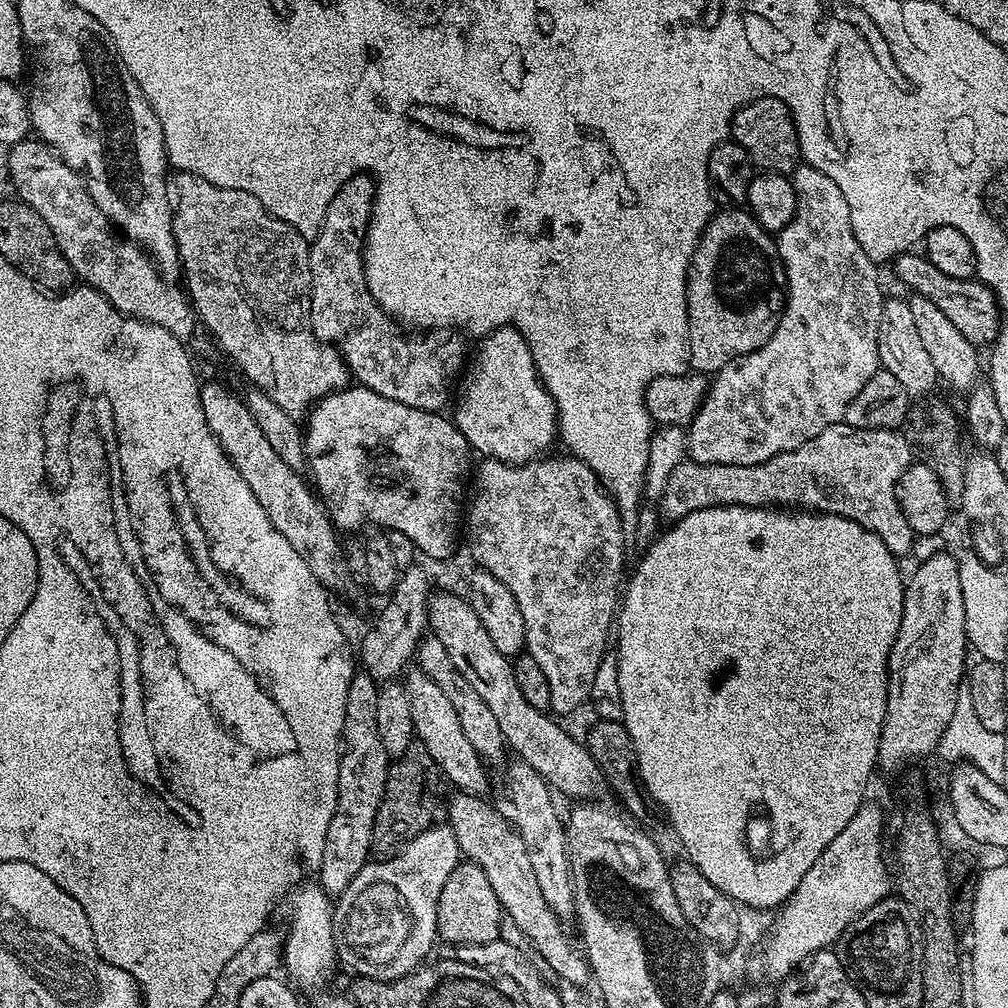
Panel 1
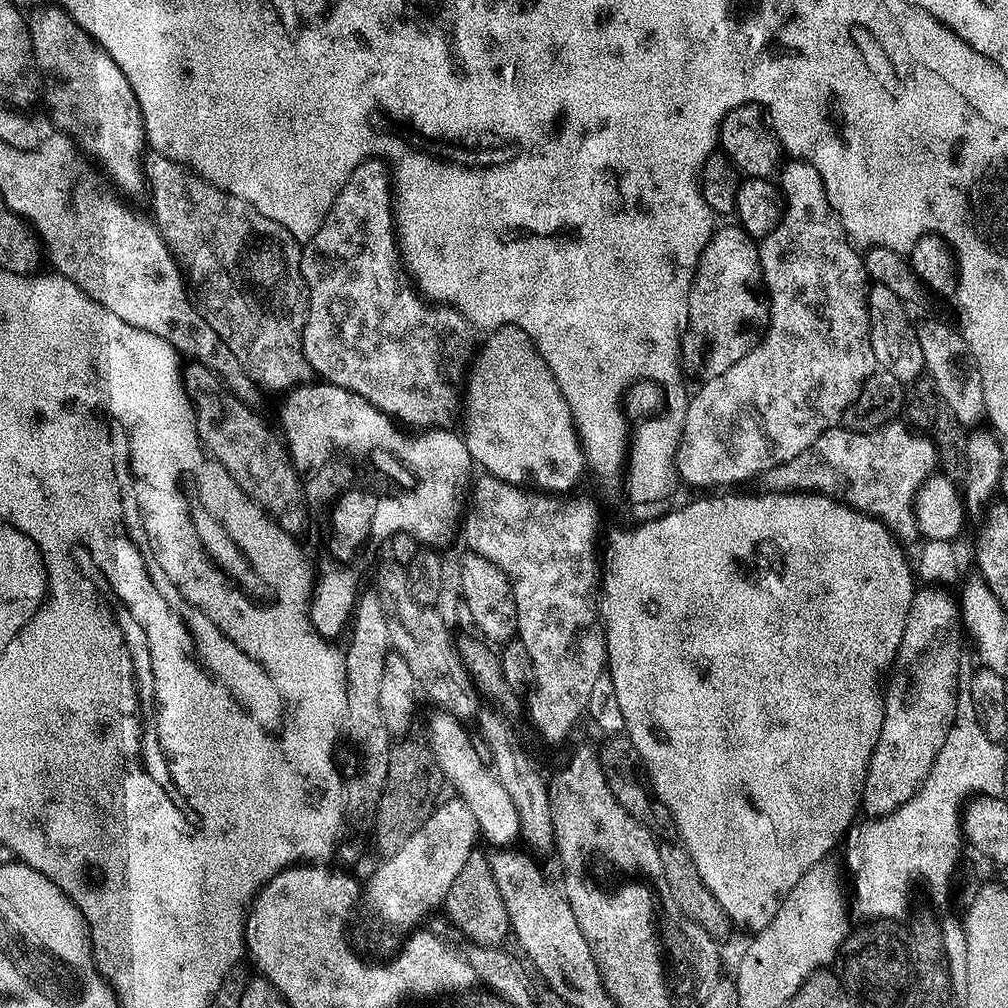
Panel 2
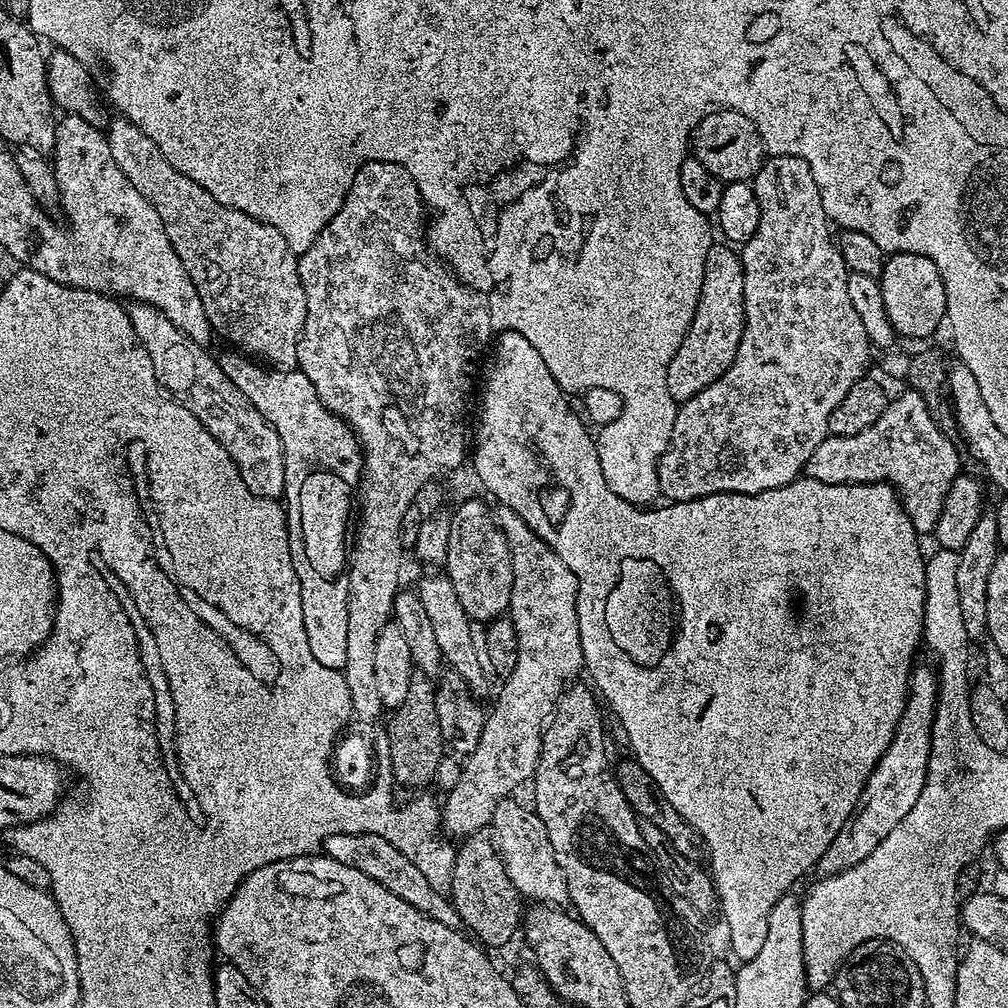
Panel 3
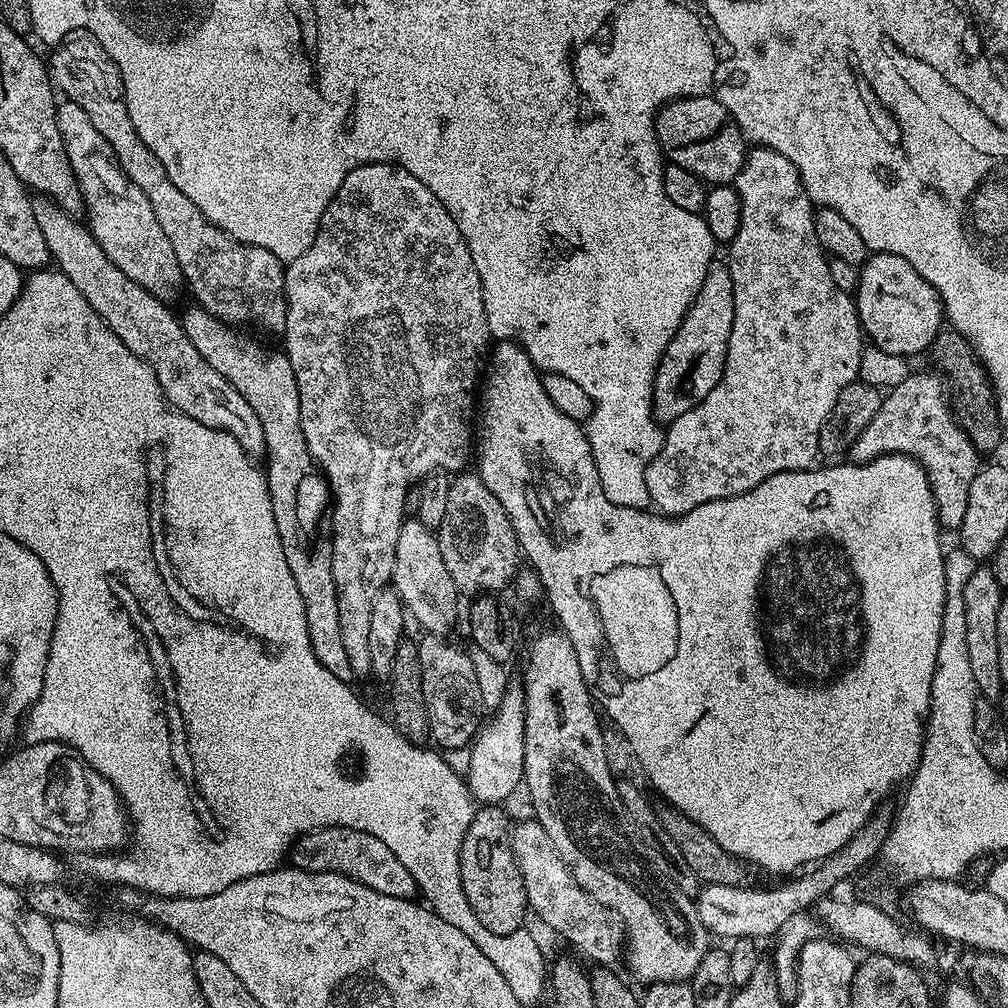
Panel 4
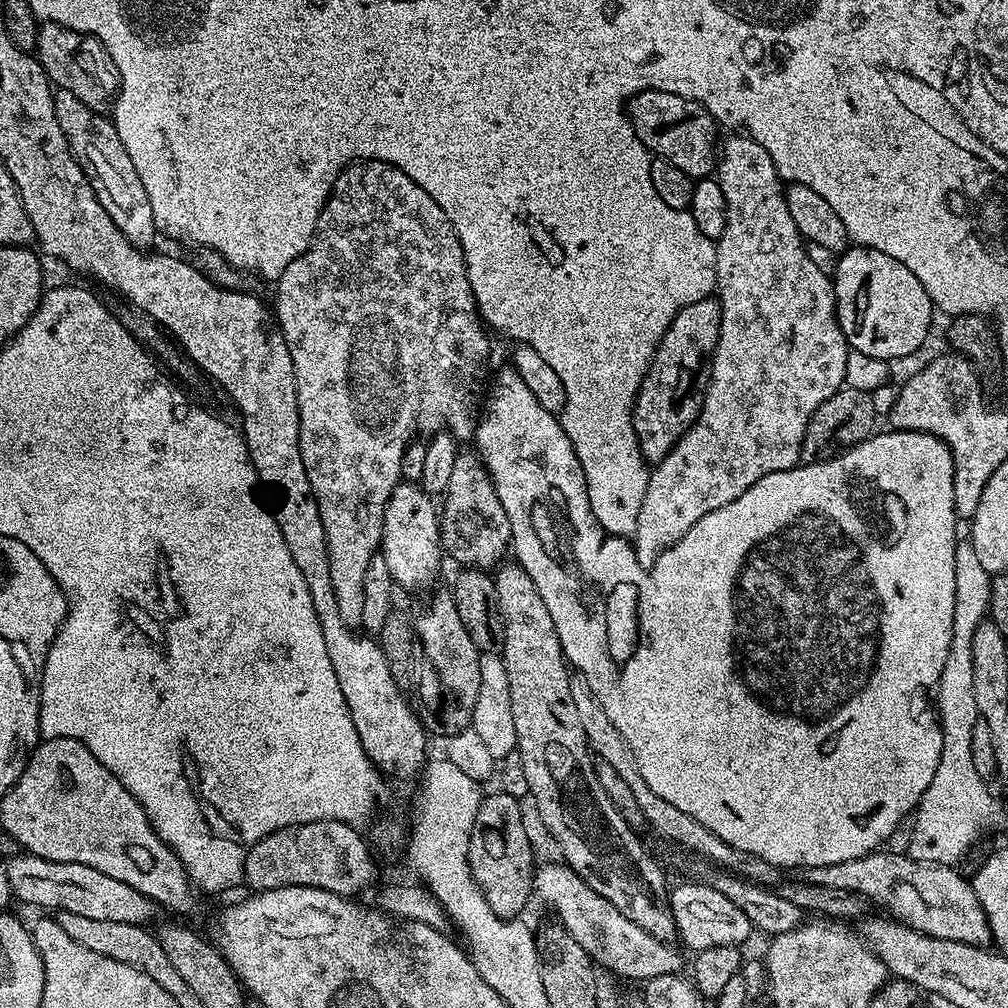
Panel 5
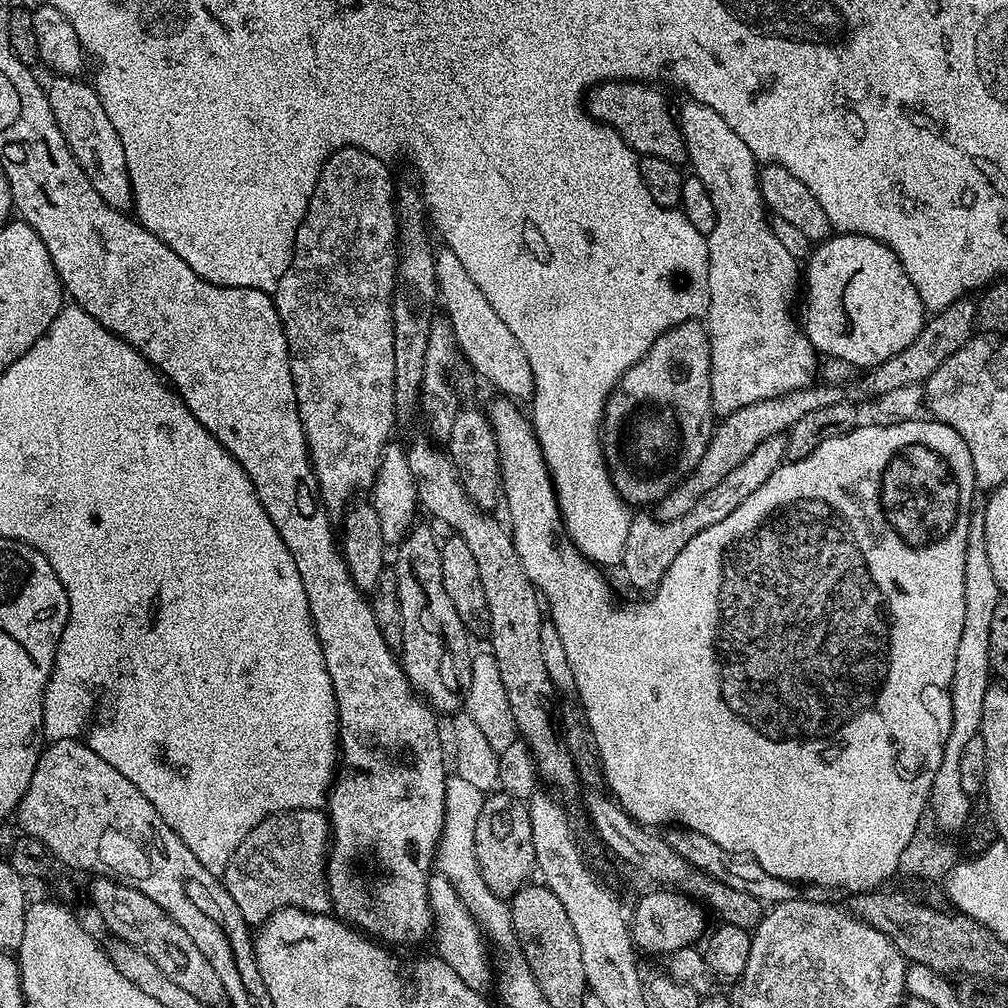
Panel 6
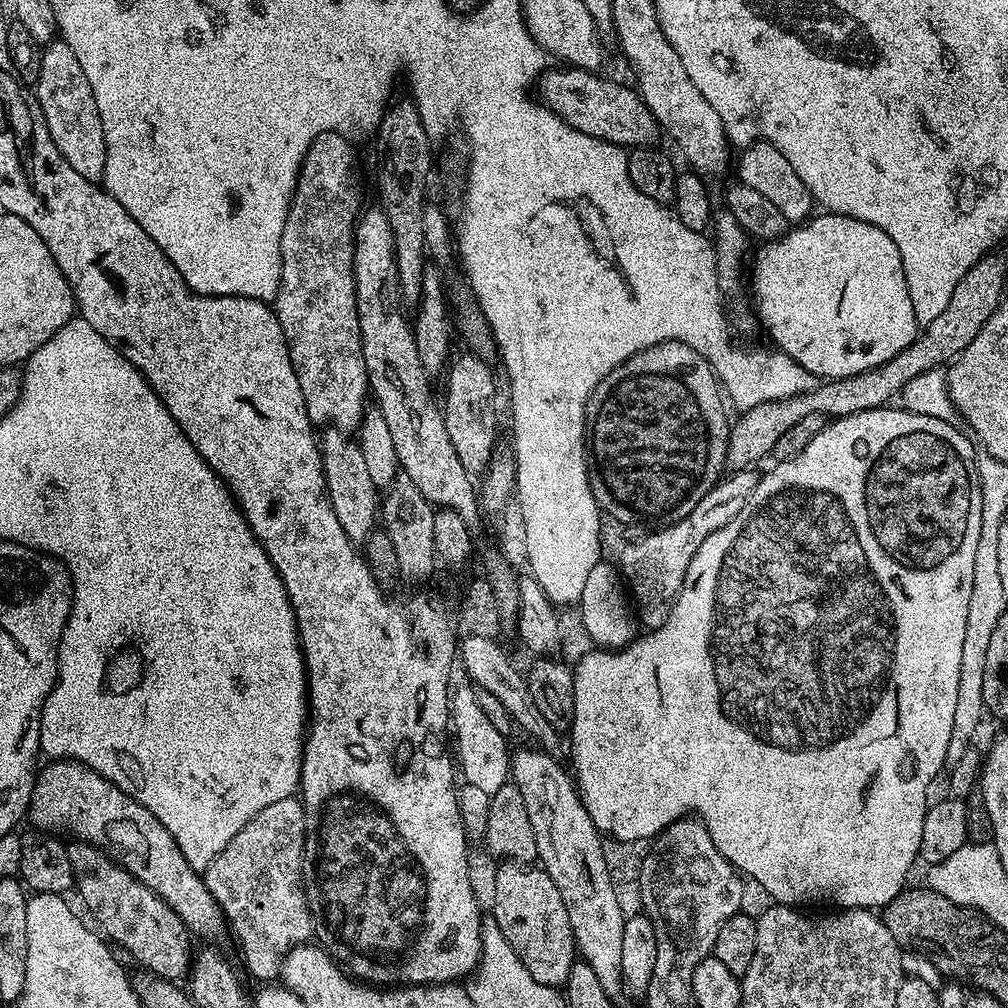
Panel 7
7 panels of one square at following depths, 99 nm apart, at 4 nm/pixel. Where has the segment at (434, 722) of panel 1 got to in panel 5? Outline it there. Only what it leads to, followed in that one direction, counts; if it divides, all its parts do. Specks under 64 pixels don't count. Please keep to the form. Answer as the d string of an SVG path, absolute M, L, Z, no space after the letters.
M541 863L536 869L534 896L541 900L555 919L570 934L574 934L574 942L586 950L586 954L601 969L609 968L616 976L624 980L648 980L644 982L660 982L663 976L672 976L680 967L685 967L686 960L680 957L679 947L671 948L671 943L654 938L638 922L630 922L626 914L622 914L606 898L602 898L579 874L567 864Z

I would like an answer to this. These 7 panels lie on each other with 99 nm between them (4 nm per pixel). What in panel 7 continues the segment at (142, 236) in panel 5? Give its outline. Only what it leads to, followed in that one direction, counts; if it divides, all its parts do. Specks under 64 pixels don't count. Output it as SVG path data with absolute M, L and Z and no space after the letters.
M57 38L40 54L40 77L34 85L34 95L40 104L54 146L82 174L93 182L103 181L106 166L106 138L102 134L102 118L98 118L98 102L90 82L82 70L82 62L74 58L74 50Z

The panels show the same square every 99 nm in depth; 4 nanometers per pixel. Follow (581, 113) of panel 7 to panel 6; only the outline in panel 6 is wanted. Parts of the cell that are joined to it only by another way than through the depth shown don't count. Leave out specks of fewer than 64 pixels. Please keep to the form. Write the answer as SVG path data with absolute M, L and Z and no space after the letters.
M636 78L607 80L587 93L586 111L596 120L609 124L624 139L624 143L632 147L633 153L666 158L672 164L683 165L686 160L684 139L674 108L668 105L667 98L658 89L652 87L656 86Z

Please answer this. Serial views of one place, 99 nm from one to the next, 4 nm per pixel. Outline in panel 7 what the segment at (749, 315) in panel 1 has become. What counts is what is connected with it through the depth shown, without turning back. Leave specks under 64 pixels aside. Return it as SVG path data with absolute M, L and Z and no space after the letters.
M671 340L670 342L655 344L638 354L632 355L628 360L619 361L614 371L606 374L606 378L602 378L602 382L598 382L593 387L584 415L586 440L590 445L591 455L592 452L596 455L596 464L600 467L600 480L604 483L596 482L592 486L592 493L596 496L596 503L600 505L601 513L605 517L613 516L618 522L617 525L620 526L653 522L652 520L658 519L659 516L664 519L664 522L675 522L686 518L686 514L690 514L690 510L694 510L694 506L698 506L698 502L702 502L706 498L710 489L715 484L720 483L726 470L730 417L728 418L727 414L724 413L724 404L726 408L726 400L722 395L721 385L712 372L712 367L706 362L706 358L702 358L702 354L698 354L698 350L694 350L682 342Z

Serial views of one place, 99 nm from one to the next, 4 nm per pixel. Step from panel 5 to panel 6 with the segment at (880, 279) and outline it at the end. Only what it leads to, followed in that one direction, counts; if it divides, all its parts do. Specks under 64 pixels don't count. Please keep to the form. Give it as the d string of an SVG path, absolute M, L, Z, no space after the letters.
M856 232L833 234L813 247L812 255L806 261L806 287L802 292L802 304L803 300L802 327L817 353L850 362L858 370L874 369L906 350L906 346L918 338L926 319L922 298L918 298L918 290L914 290L914 282L906 274L894 250Z

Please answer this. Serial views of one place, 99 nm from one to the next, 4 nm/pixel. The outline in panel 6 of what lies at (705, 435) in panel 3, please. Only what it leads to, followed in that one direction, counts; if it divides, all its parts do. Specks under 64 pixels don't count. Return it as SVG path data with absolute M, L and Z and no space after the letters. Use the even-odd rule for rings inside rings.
M691 98L685 99L685 101L685 104L678 108L678 123L680 133L684 139L686 160L689 165L692 163L691 171L700 179L702 186L706 186L706 191L714 202L714 214L716 215L714 230L710 230L710 234L706 238L706 301L708 304L706 327L708 330L708 341L710 342L710 394L712 395L712 410L716 414L727 414L739 408L750 406L751 403L762 402L764 399L778 398L787 392L796 391L799 388L806 388L808 385L811 385L818 376L818 353L816 347L808 341L808 335L804 333L797 317L796 320L792 317L792 303L795 300L797 303L798 293L802 288L802 264L801 261L795 260L792 257L790 250L786 250L786 246L782 246L782 242L778 242L778 238L774 238L774 230L772 229L769 217L766 215L766 205L760 193L760 173L758 171L756 155L750 150L750 146L746 146L746 142L742 142L742 138L738 138L738 134L734 134L734 130L727 124L726 118L722 118L722 114L718 114L718 110L710 110L710 106L706 106L702 102ZM783 435L772 436L768 440L762 441L742 463L730 470L718 485L710 489L692 510L687 511L677 521L663 524L652 514L633 515L632 525L626 534L622 561L622 569L624 568L625 574L628 575L629 582L636 588L648 588L647 590L657 588L662 582L670 562L674 562L674 558L678 558L682 546L686 546L686 542L690 542L690 538L694 538L694 534L706 530L706 526L714 526L714 522L722 522L722 518L726 518L726 514L738 510L738 506L742 502L746 502L746 498L750 498L750 494L754 494L754 490L758 490L758 486L762 486L762 482L766 482L766 478L770 478L770 474L774 474L774 470L778 470L781 464L785 463L784 441Z

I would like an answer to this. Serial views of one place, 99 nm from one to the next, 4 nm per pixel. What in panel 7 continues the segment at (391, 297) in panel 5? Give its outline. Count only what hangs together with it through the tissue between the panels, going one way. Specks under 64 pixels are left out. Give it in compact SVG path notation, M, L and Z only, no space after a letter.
M327 132L314 138L310 150L304 155L300 177L296 179L296 192L292 195L286 226L282 230L282 270L280 289L274 297L274 311L284 331L290 362L294 366L294 374L298 374L298 386L302 386L302 398L313 425L329 424L341 430L356 430L370 400L370 387L366 362L362 358L352 265L356 249L354 229L362 205L360 192L356 189L356 176L352 173L356 156L348 144L351 144L349 137Z

